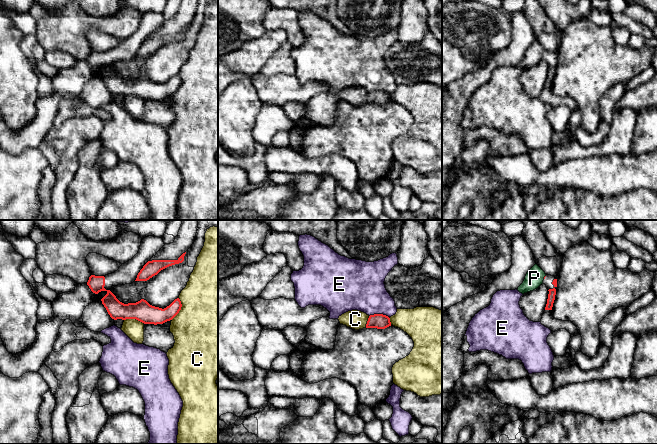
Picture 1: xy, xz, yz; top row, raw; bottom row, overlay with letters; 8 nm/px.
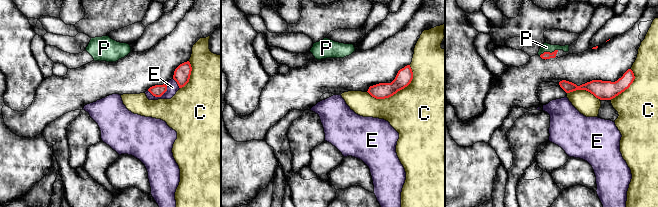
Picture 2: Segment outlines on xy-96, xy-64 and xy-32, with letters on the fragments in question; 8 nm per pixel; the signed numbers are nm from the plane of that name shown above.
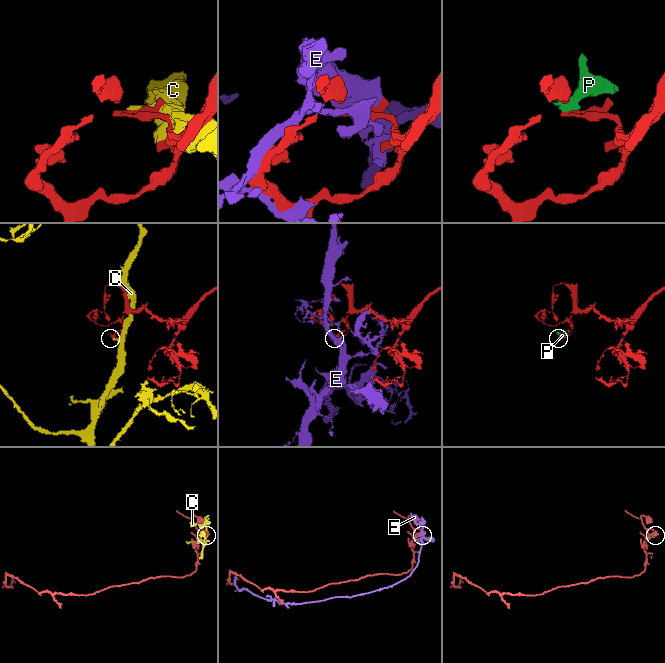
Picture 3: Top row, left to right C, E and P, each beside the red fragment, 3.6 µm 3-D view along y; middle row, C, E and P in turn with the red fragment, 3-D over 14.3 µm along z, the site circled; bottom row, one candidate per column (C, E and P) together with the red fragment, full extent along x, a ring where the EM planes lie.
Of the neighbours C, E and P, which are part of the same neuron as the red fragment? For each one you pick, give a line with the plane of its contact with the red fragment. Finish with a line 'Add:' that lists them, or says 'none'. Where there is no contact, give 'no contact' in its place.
Add: none

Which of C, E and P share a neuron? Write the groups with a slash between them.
C / E / P

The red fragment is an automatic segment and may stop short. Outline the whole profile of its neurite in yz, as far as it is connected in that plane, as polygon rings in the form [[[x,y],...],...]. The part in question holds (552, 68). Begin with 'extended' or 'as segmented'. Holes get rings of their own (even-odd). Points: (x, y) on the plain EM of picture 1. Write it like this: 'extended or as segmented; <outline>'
extended; [[[546,51],[543,56],[543,60],[546,61],[549,70],[545,87],[542,91],[541,100],[549,104],[551,108],[555,108],[559,105],[566,105],[570,110],[577,110],[577,103],[571,97],[562,97],[555,95],[552,91],[552,83],[556,71],[557,52]]]

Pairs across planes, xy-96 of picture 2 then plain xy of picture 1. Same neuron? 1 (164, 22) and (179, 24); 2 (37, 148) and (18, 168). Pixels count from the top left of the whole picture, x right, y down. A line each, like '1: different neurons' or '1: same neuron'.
1: same neuron
2: same neuron

